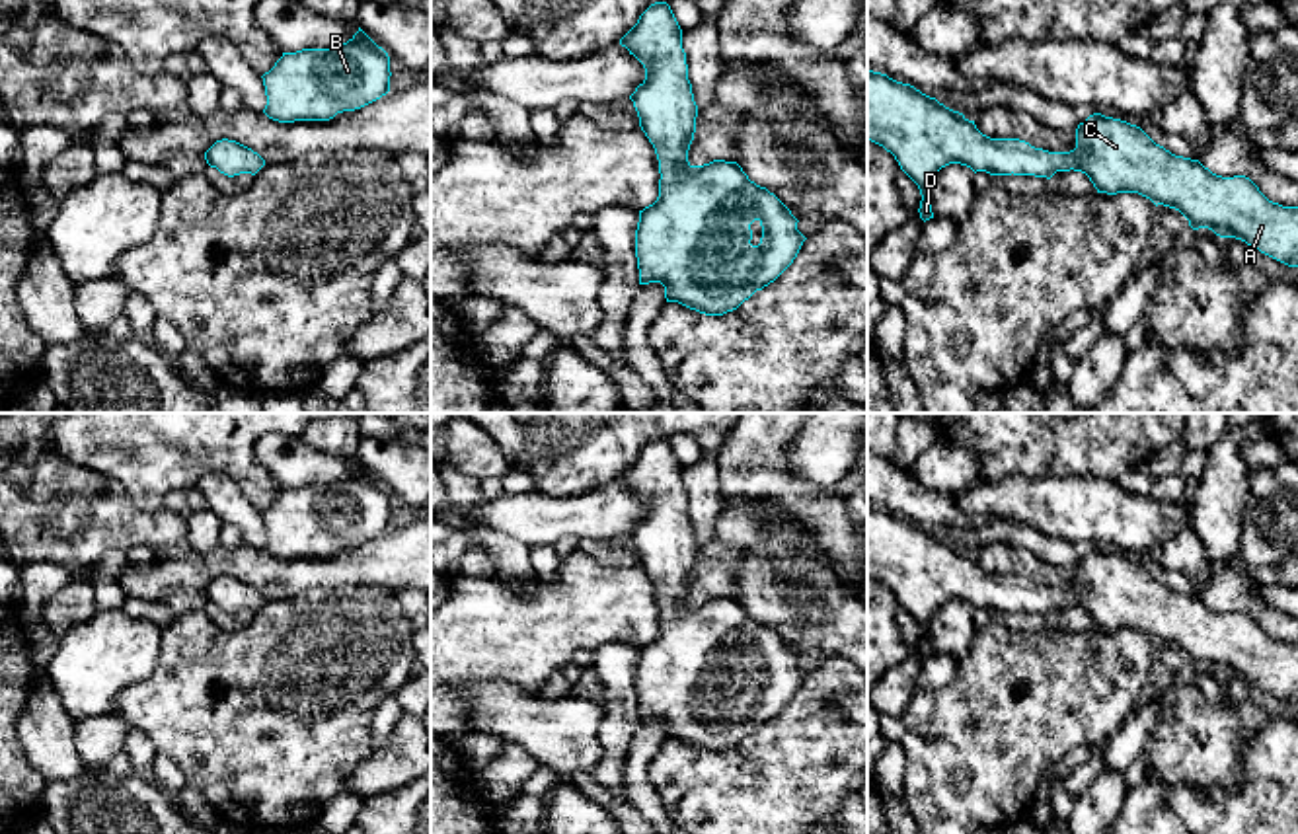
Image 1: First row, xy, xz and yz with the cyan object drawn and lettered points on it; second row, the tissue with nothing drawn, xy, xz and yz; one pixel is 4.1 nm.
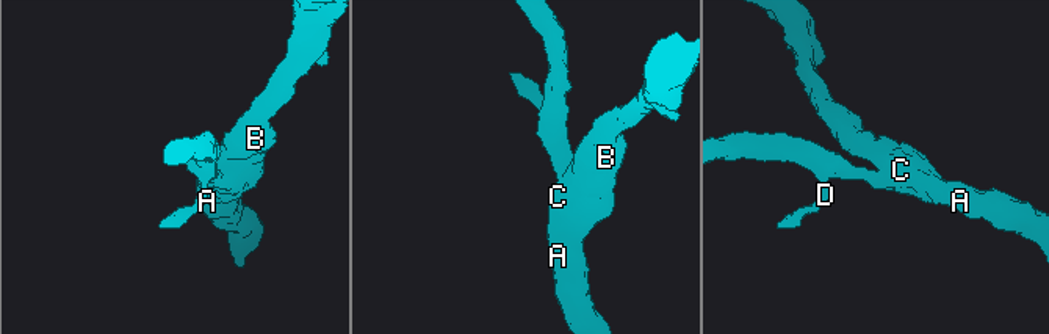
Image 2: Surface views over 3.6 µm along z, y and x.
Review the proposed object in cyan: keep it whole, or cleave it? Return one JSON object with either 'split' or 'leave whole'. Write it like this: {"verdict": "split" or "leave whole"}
{"verdict": "leave whole"}

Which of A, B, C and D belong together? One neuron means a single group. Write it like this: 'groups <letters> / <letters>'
groups A B C D

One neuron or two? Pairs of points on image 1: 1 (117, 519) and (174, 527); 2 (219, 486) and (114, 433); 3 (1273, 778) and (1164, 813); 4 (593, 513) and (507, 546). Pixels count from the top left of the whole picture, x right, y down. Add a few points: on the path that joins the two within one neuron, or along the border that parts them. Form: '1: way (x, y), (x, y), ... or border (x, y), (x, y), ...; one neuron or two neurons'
1: way (131, 527), (160, 527); one neuron
2: border (193, 486), (207, 474), (223, 474), (246, 495); two neurons
3: way (1246, 805), (1238, 813), (1191, 813); one neuron
4: border (476, 525), (511, 534), (529, 548); two neurons

